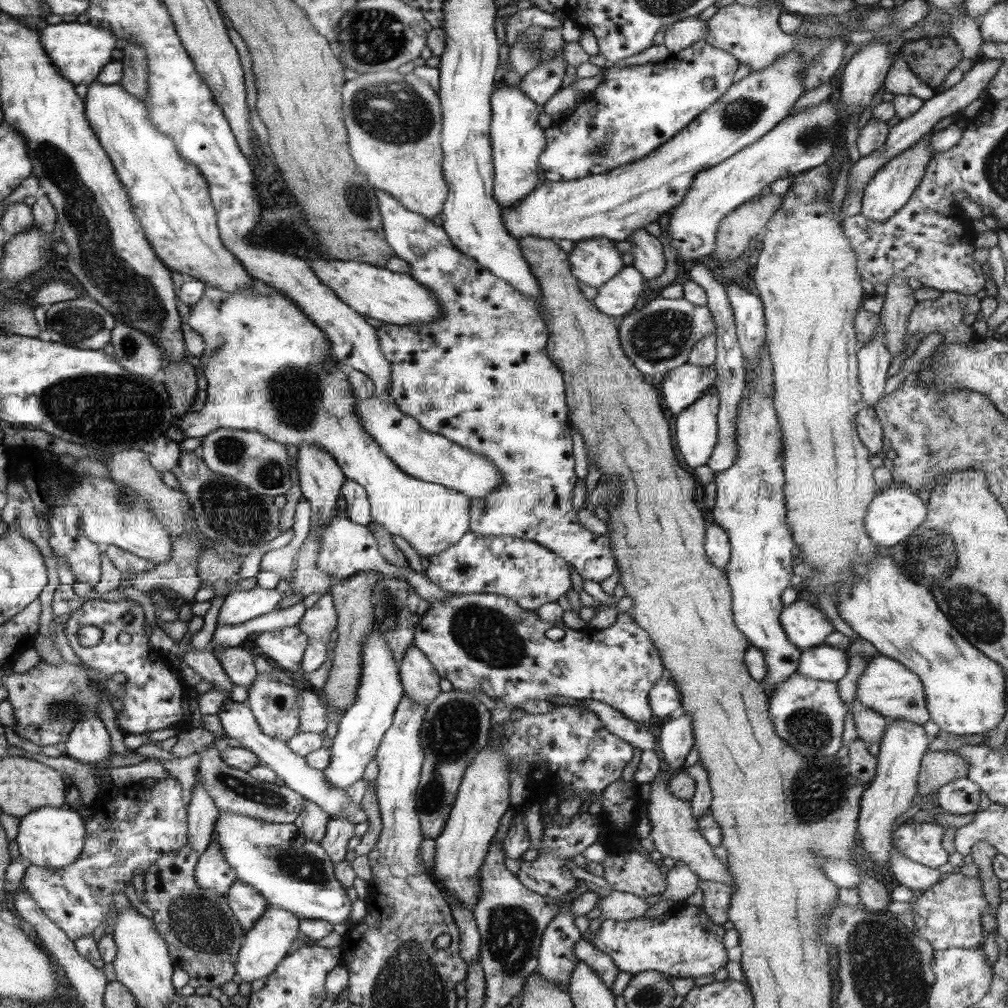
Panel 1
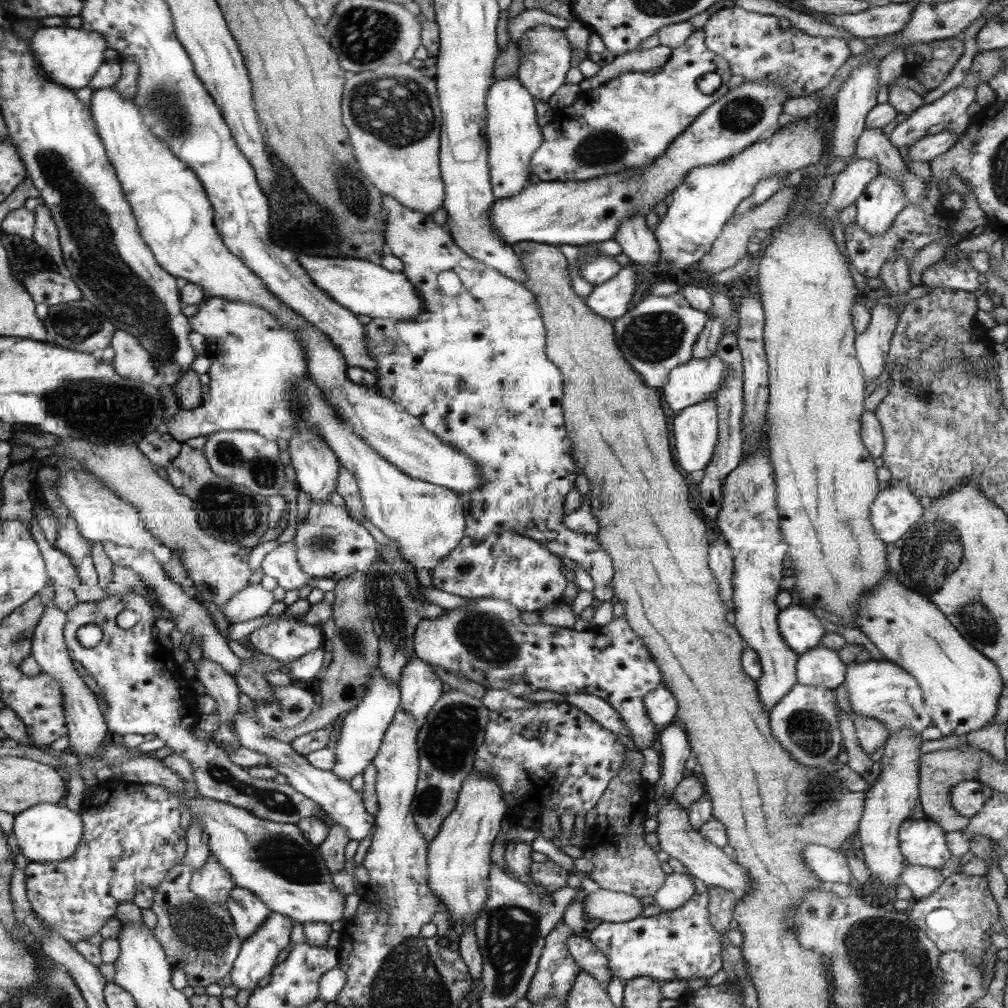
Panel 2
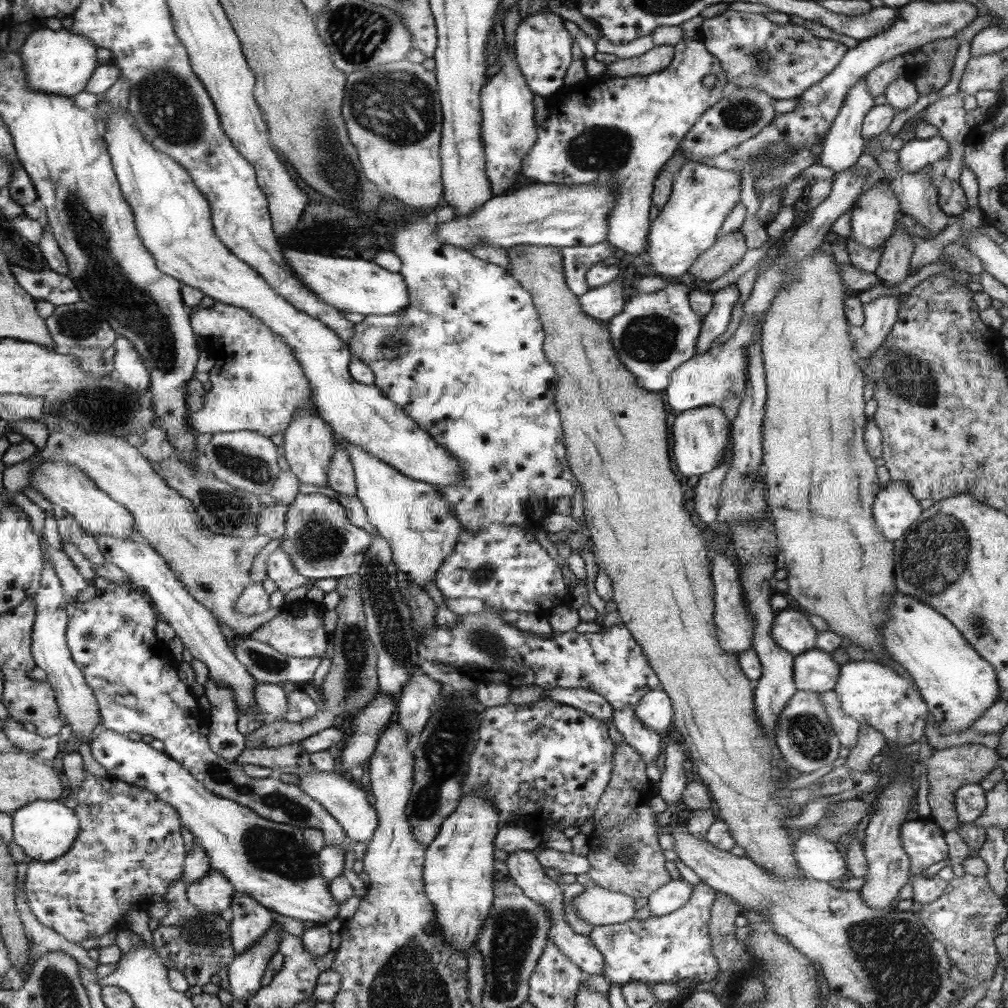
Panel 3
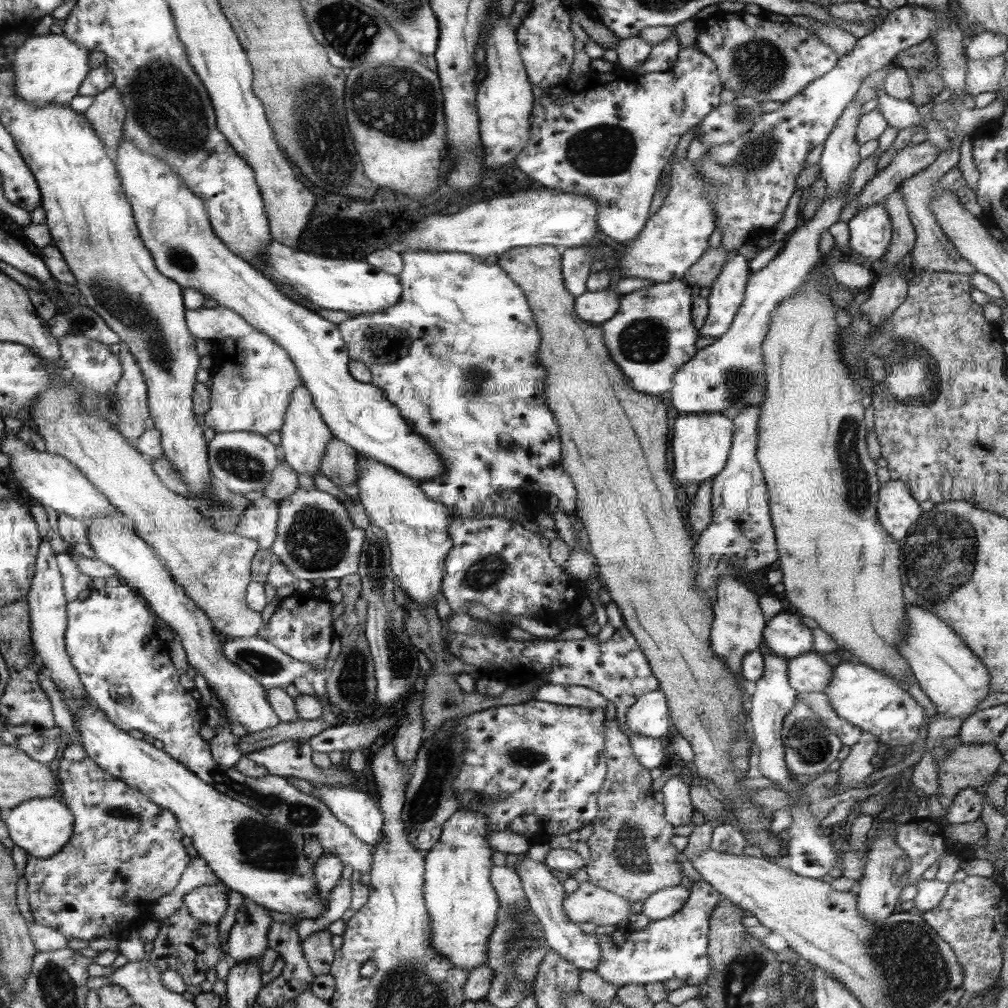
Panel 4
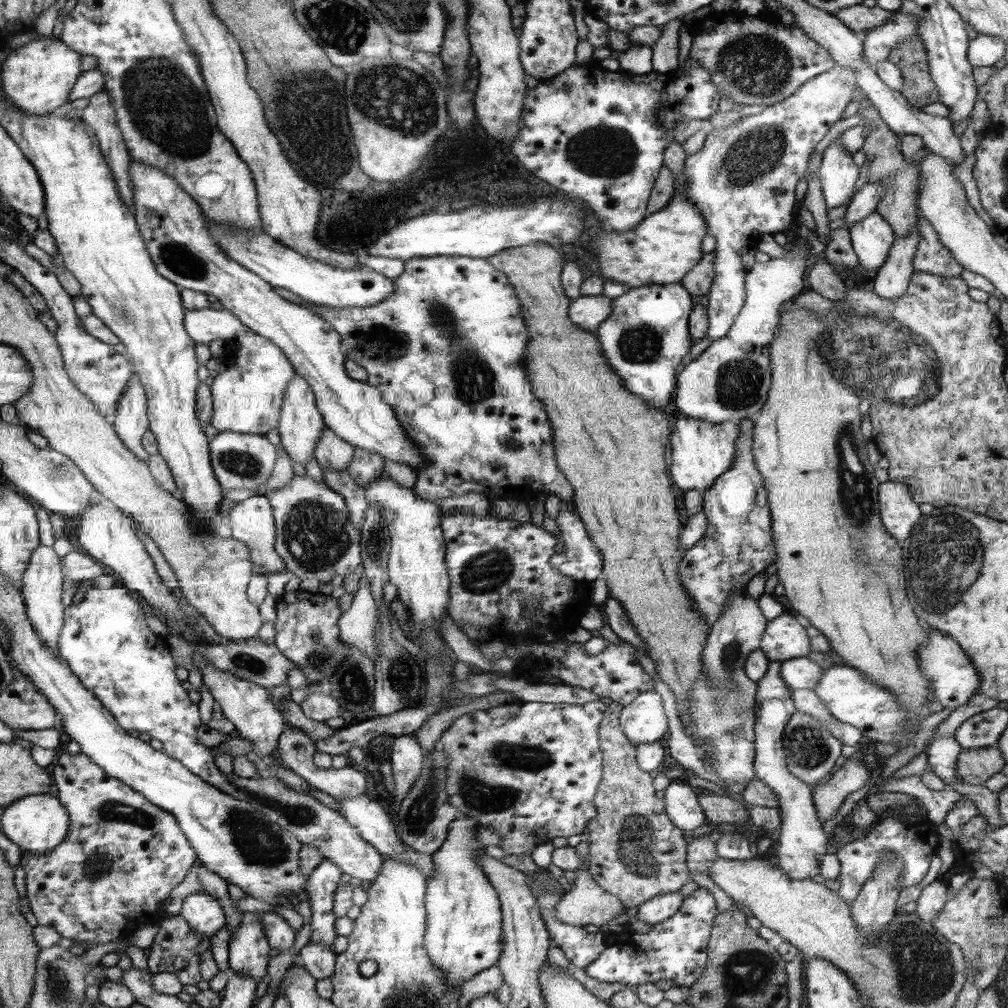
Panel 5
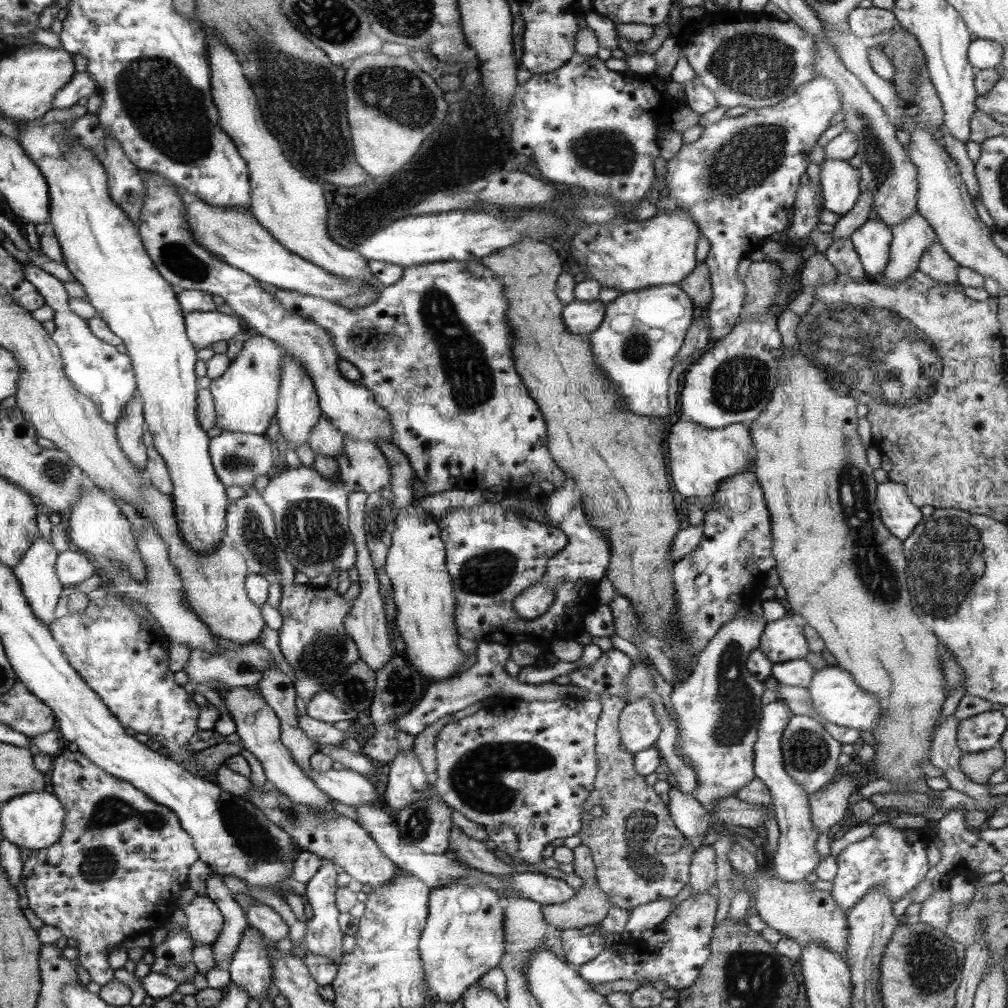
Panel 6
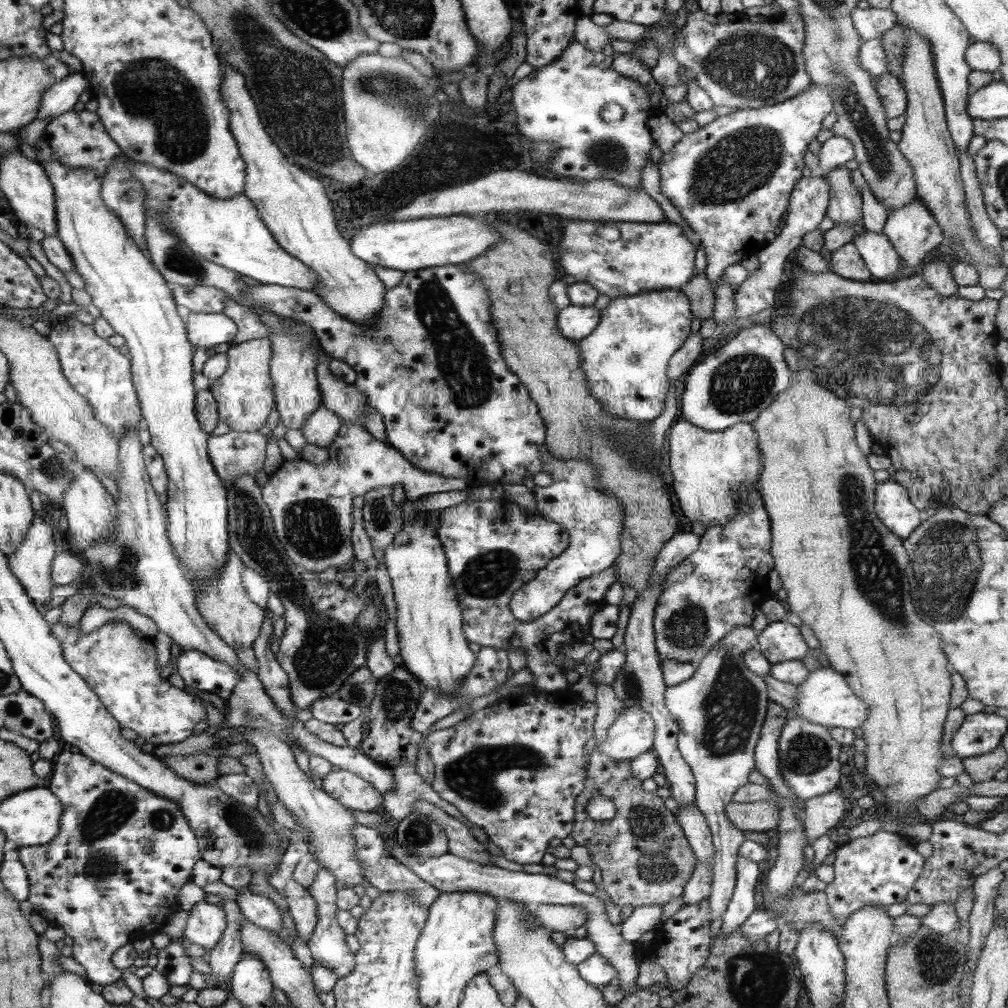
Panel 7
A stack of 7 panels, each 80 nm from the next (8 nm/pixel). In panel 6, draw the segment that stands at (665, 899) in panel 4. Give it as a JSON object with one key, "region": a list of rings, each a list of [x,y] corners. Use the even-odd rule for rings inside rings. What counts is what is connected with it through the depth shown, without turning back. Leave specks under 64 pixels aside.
{"region":[[[672,899],[656,900],[630,910],[628,923],[620,936],[623,940],[628,940],[630,937],[634,939],[636,936],[640,938],[642,931],[655,929],[673,912],[673,904]]]}

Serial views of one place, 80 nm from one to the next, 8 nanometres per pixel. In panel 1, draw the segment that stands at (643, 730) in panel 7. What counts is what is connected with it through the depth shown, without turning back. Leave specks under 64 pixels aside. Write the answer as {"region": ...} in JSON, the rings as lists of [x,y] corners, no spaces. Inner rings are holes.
{"region":[[[664,676],[649,690],[653,716],[672,718],[684,713],[680,691],[670,676]]]}

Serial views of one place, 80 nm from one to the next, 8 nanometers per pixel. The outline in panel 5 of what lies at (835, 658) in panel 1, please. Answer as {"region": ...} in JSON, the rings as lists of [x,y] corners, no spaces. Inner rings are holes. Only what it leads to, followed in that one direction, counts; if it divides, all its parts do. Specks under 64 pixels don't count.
{"region":[[[794,658],[780,664],[780,676],[790,688],[815,690],[820,682],[824,669],[812,658]]]}

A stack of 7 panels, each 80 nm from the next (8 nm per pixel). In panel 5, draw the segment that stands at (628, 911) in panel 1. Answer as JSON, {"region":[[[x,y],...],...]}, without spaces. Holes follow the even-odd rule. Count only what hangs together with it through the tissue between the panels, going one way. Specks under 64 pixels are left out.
{"region":[[[586,830],[583,833],[583,840],[575,846],[575,849],[580,855],[580,860],[582,860],[582,864],[576,869],[576,872],[580,872],[580,876],[576,876],[574,890],[570,891],[568,889],[566,891],[566,896],[562,896],[560,902],[556,905],[556,911],[554,911],[557,915],[556,918],[561,920],[560,922],[564,922],[564,924],[570,924],[570,926],[584,928],[586,925],[594,925],[596,927],[602,927],[602,925],[608,924],[610,920],[614,920],[617,916],[625,913],[626,909],[624,908],[624,904],[622,904],[616,896],[613,896],[610,892],[606,892],[604,888],[596,884],[594,879],[590,877],[588,866],[587,869],[584,868],[584,862],[589,856],[589,844]]]}

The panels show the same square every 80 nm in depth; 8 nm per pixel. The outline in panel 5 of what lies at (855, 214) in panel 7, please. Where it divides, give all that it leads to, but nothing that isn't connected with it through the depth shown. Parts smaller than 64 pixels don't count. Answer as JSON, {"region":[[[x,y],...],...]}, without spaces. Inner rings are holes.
{"region":[[[832,141],[822,153],[817,170],[821,190],[828,208],[845,205],[852,196],[861,168],[852,159],[853,154],[838,141]]]}

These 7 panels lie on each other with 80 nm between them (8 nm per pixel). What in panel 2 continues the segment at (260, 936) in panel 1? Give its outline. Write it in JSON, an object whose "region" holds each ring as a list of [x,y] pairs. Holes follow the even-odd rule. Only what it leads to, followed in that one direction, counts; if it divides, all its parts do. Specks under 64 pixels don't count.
{"region":[[[272,912],[265,924],[256,935],[244,940],[241,945],[240,954],[233,964],[233,970],[229,973],[229,979],[237,986],[237,989],[253,991],[259,980],[271,974],[276,969],[276,958],[278,954],[291,943],[290,931],[295,925],[295,920],[281,913]]]}

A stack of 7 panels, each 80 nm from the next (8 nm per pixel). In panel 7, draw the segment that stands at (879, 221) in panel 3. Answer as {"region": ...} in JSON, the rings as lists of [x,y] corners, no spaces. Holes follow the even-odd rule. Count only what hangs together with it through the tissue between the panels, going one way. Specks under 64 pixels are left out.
{"region":[[[864,229],[853,238],[853,243],[874,280],[898,280],[906,276],[901,270],[900,255],[884,232]]]}

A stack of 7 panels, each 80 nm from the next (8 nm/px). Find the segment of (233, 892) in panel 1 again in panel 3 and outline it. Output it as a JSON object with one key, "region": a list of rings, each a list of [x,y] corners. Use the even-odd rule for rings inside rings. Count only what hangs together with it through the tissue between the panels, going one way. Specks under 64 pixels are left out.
{"region":[[[235,892],[233,903],[228,909],[230,919],[230,936],[233,940],[235,954],[239,955],[246,948],[254,948],[258,940],[266,936],[266,932],[273,927],[272,911],[260,902],[250,898],[244,892]]]}

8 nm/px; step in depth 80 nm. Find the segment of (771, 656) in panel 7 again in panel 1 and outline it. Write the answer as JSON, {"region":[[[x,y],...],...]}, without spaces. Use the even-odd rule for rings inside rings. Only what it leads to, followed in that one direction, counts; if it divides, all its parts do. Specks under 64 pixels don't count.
{"region":[[[805,600],[785,605],[780,622],[789,639],[800,649],[824,645],[835,629],[821,609]]]}

